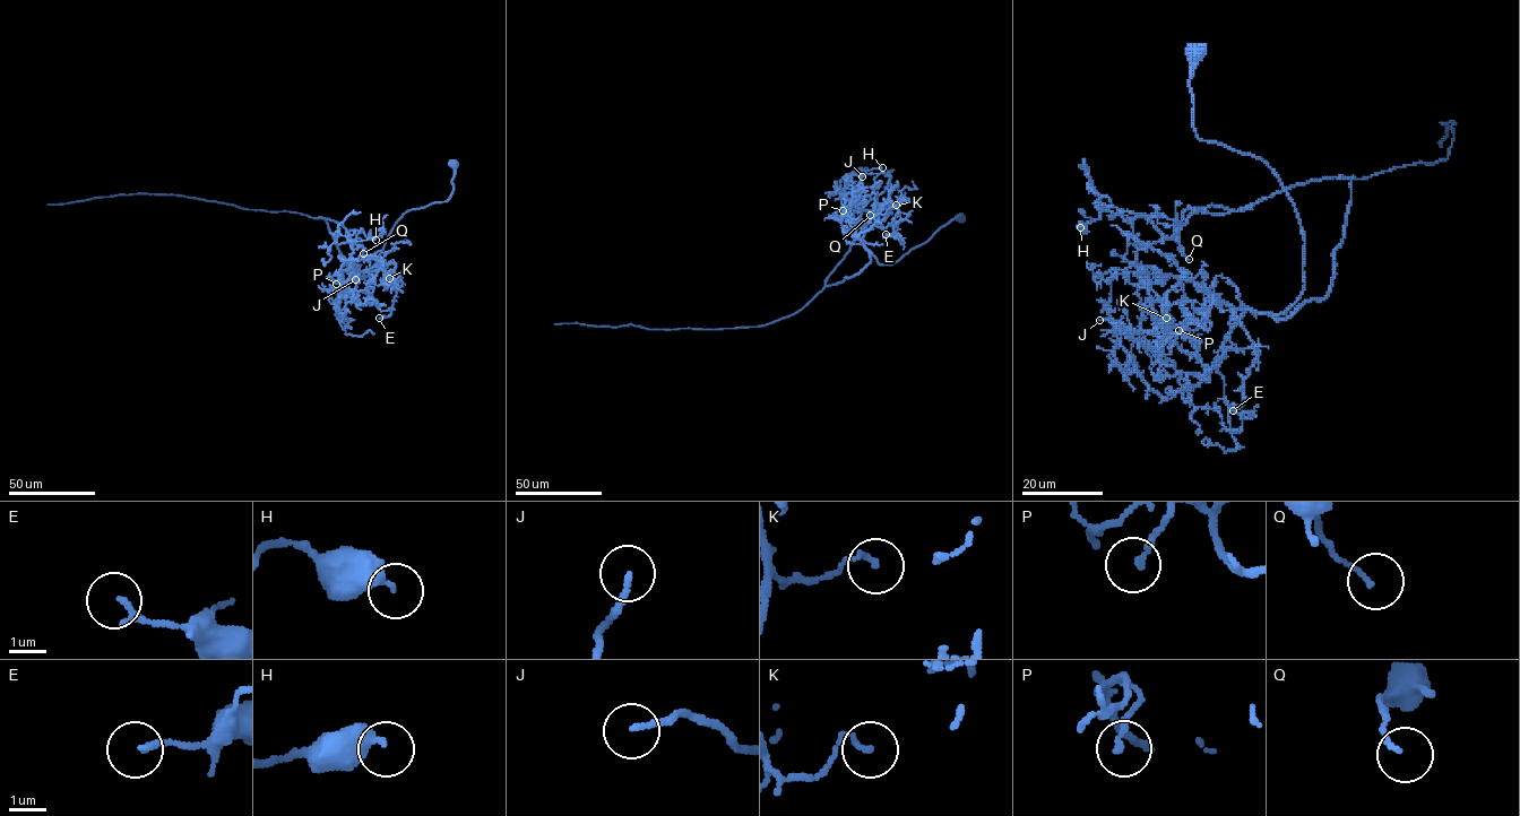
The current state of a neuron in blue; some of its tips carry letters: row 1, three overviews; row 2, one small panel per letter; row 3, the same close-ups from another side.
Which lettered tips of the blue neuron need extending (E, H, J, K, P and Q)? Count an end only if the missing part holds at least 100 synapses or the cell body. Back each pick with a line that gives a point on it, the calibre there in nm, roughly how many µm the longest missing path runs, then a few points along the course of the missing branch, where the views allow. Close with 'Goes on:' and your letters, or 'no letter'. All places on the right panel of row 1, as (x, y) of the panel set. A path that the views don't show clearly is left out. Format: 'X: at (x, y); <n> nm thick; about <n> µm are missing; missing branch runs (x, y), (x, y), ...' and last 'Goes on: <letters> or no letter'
Goes on: no letter

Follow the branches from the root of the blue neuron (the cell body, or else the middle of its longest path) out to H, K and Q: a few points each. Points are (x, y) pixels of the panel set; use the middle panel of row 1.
H: (960, 218), (891, 265), (871, 252), (857, 274), (827, 286), (855, 236), (845, 178), (882, 167)
K: (960, 218), (959, 215), (950, 220), (895, 262), (880, 265), (863, 236), (896, 205)
Q: (960, 218), (891, 265), (871, 252), (857, 274), (827, 286), (853, 241), (853, 213), (870, 215)

